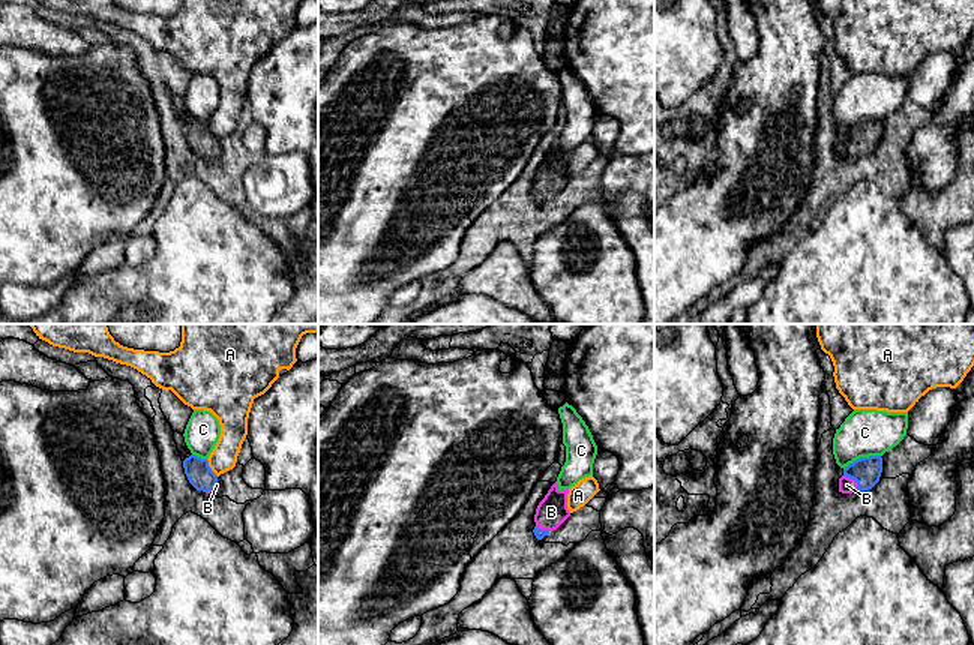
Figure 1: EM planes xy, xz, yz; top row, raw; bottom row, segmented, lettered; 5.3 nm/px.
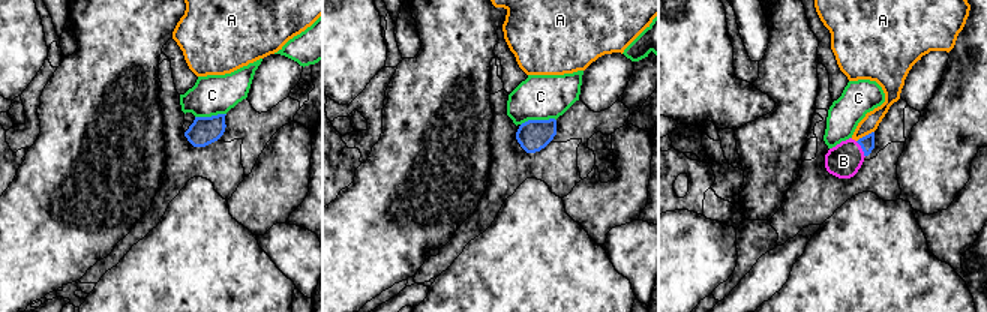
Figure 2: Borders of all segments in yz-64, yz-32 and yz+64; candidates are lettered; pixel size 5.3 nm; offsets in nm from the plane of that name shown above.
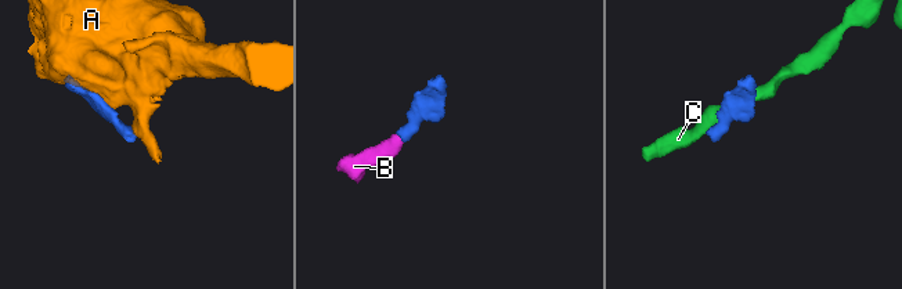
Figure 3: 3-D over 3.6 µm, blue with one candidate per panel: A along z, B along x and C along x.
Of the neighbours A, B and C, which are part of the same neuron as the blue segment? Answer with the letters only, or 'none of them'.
B

